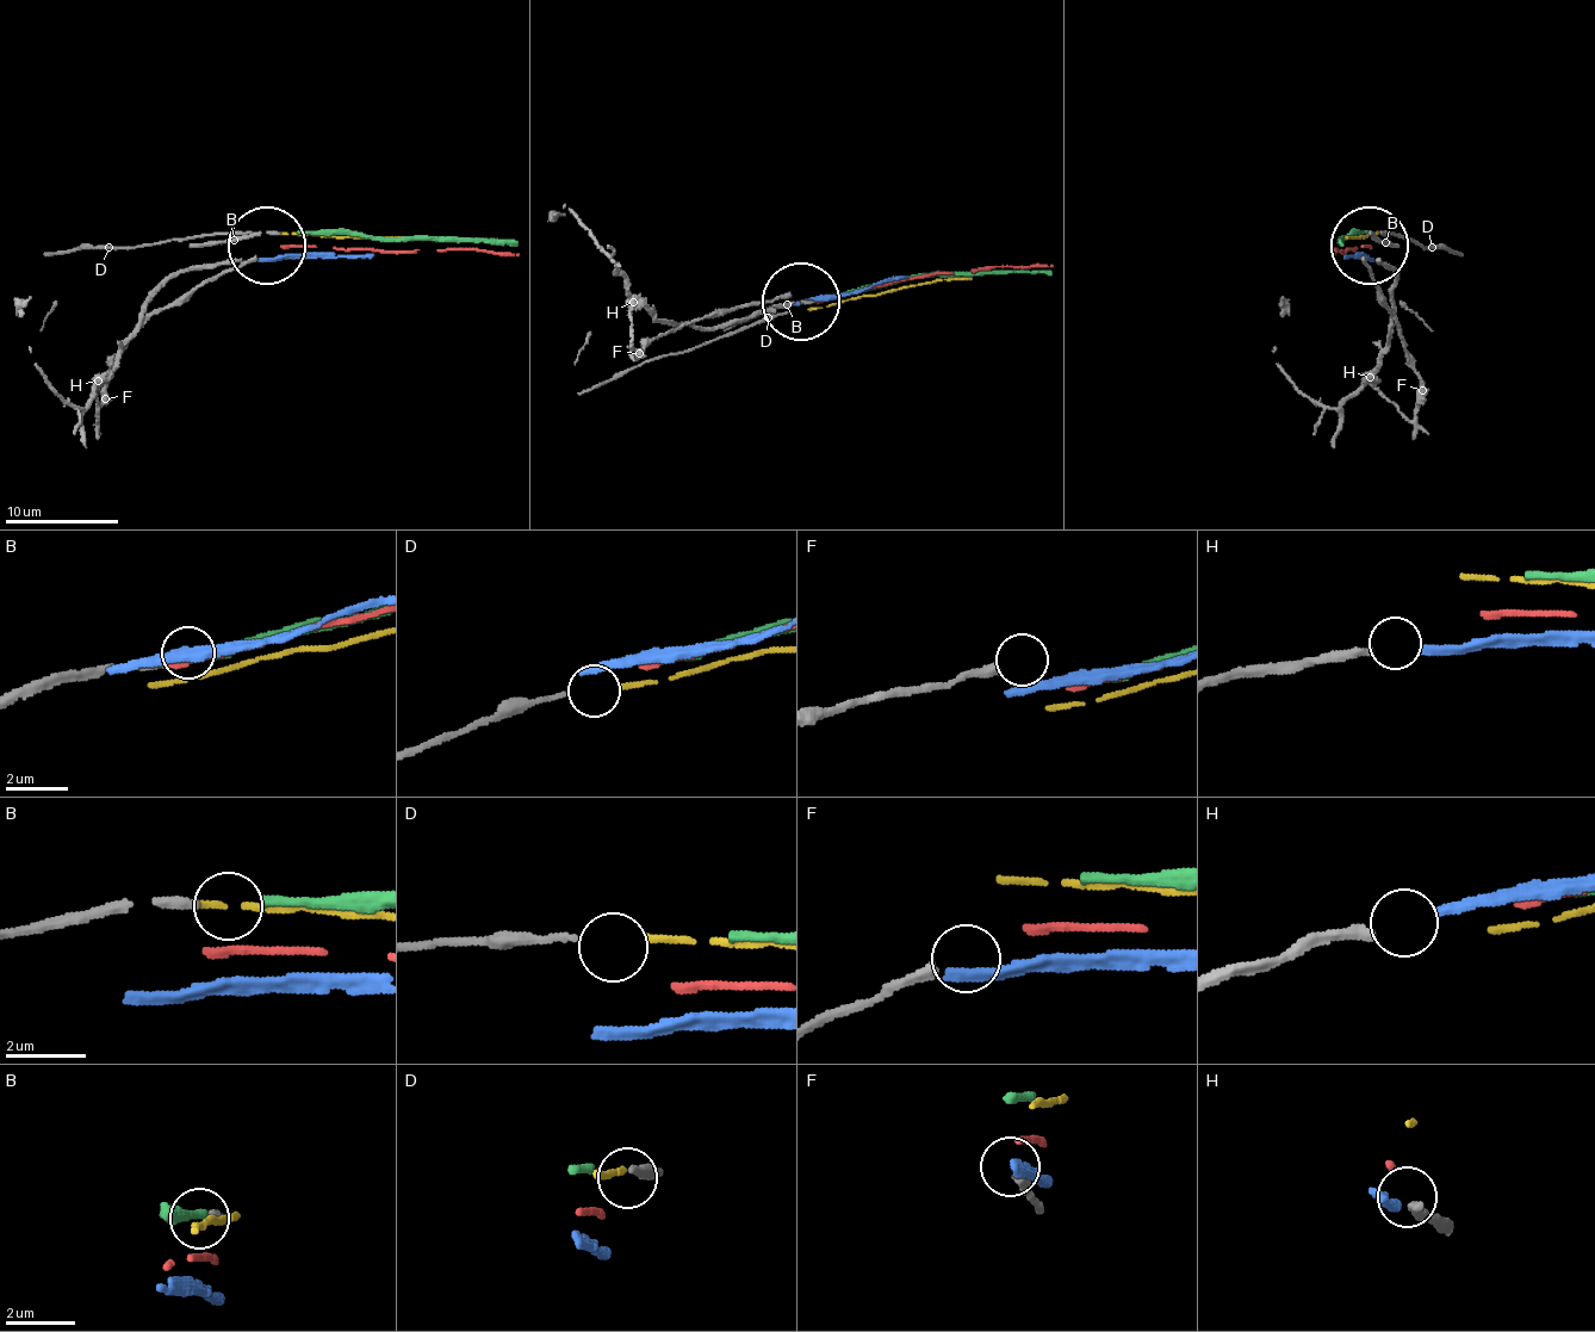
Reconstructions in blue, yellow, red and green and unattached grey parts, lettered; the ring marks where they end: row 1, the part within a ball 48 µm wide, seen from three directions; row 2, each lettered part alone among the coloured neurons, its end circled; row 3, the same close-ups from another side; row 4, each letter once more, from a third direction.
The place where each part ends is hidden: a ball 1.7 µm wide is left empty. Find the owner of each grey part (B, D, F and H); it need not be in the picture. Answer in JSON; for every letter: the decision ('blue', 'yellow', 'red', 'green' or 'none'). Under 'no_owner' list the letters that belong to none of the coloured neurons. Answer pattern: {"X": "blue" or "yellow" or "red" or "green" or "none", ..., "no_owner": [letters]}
{"B": "green", "D": "yellow", "F": "none", "H": "blue", "no_owner": ["F"]}

